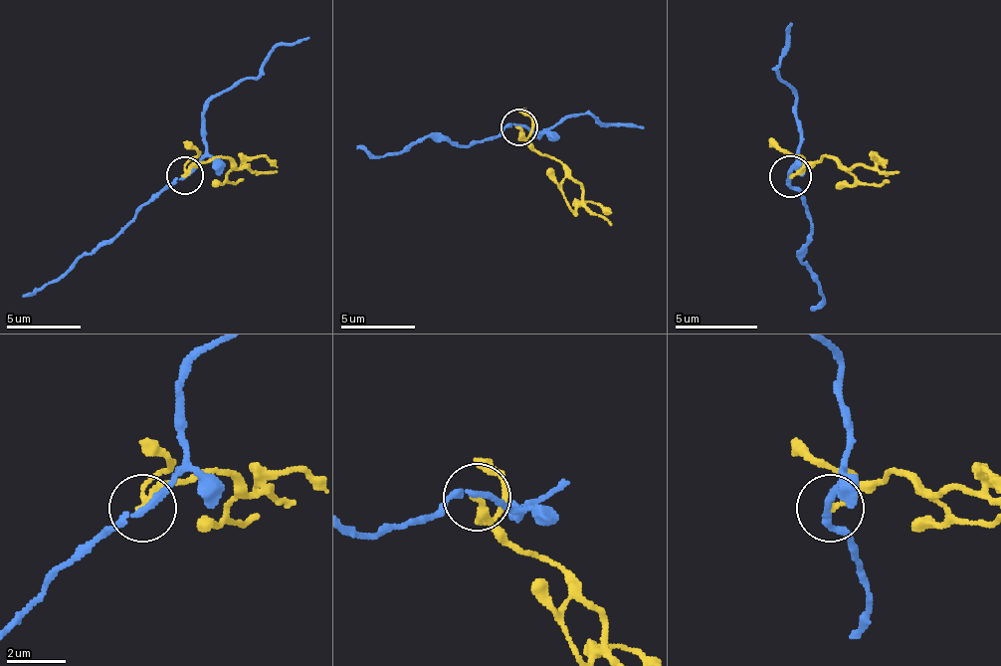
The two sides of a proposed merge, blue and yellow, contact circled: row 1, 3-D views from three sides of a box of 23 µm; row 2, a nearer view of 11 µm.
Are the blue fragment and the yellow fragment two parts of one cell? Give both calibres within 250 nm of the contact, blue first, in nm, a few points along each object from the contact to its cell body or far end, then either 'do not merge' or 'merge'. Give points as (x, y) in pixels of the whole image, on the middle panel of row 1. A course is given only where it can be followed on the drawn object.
190 nm thick on the blue side, 260 nm on the other; blue runs (517, 127), (510, 123), (466, 146), (425, 135), (384, 157), (357, 146); yellow runs (517, 127), (536, 150), (555, 157), (596, 213), (611, 213); do not merge

